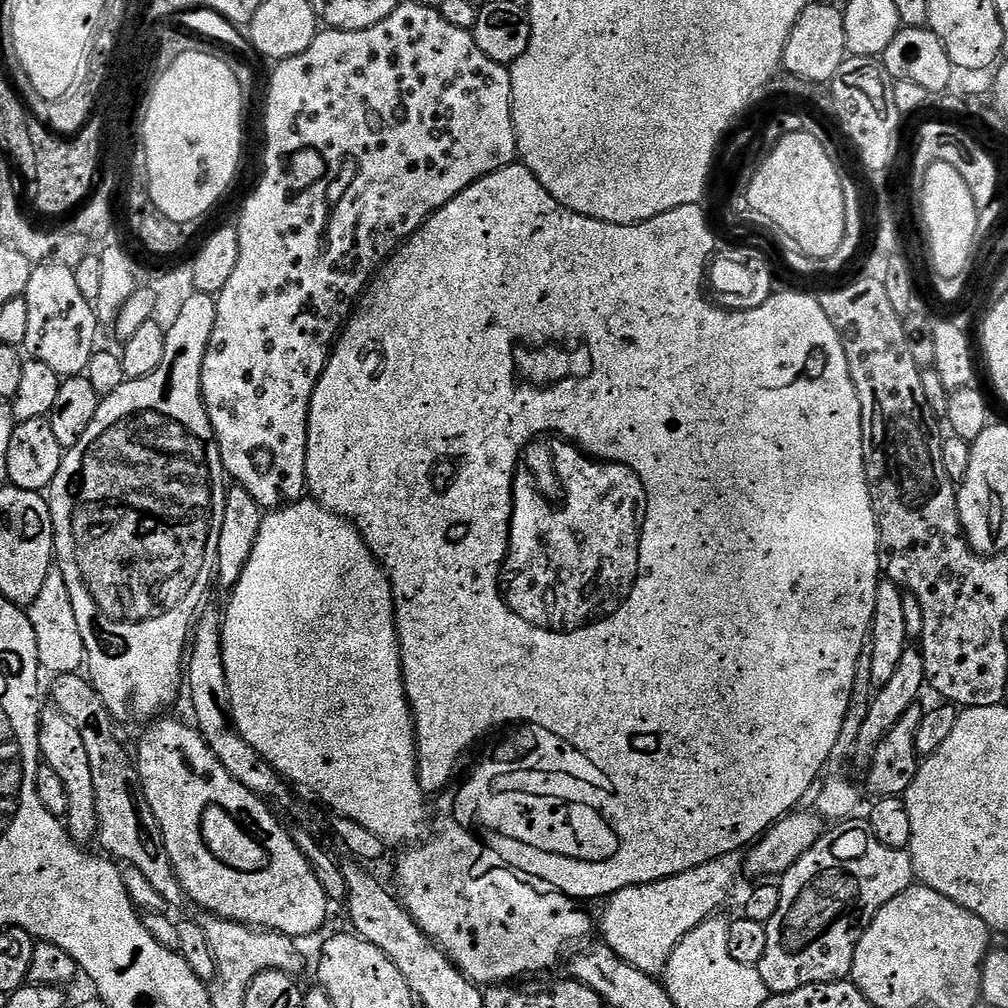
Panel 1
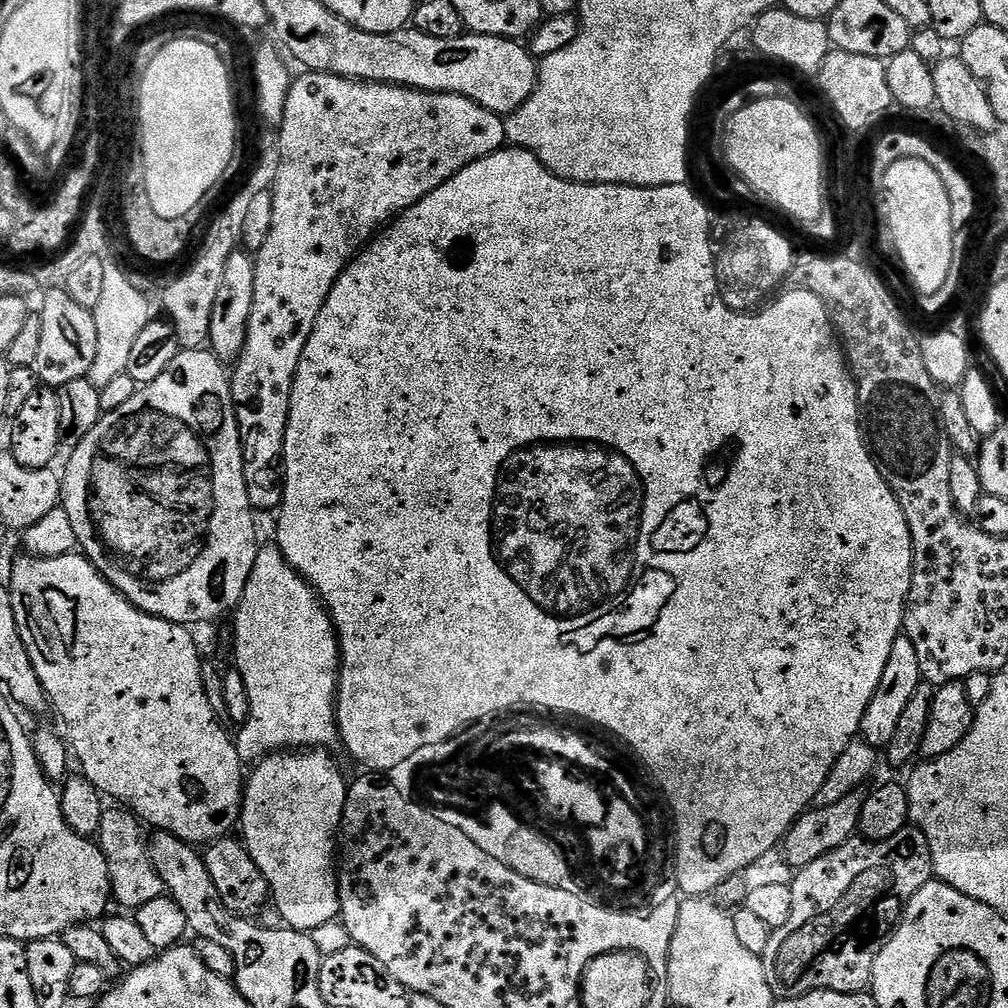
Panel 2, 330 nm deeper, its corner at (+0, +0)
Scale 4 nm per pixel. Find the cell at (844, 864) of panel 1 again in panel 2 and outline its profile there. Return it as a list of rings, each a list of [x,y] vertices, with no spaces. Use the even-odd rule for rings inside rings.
[[[915,826],[898,830],[894,838],[847,840],[838,850],[830,850],[818,862],[799,869],[792,877],[794,911],[786,926],[772,929],[770,943],[763,956],[766,982],[776,1000],[798,998],[802,994],[830,990],[831,992],[864,992],[872,983],[874,962],[885,940],[892,935],[904,907],[922,886],[934,879],[930,842]]]

